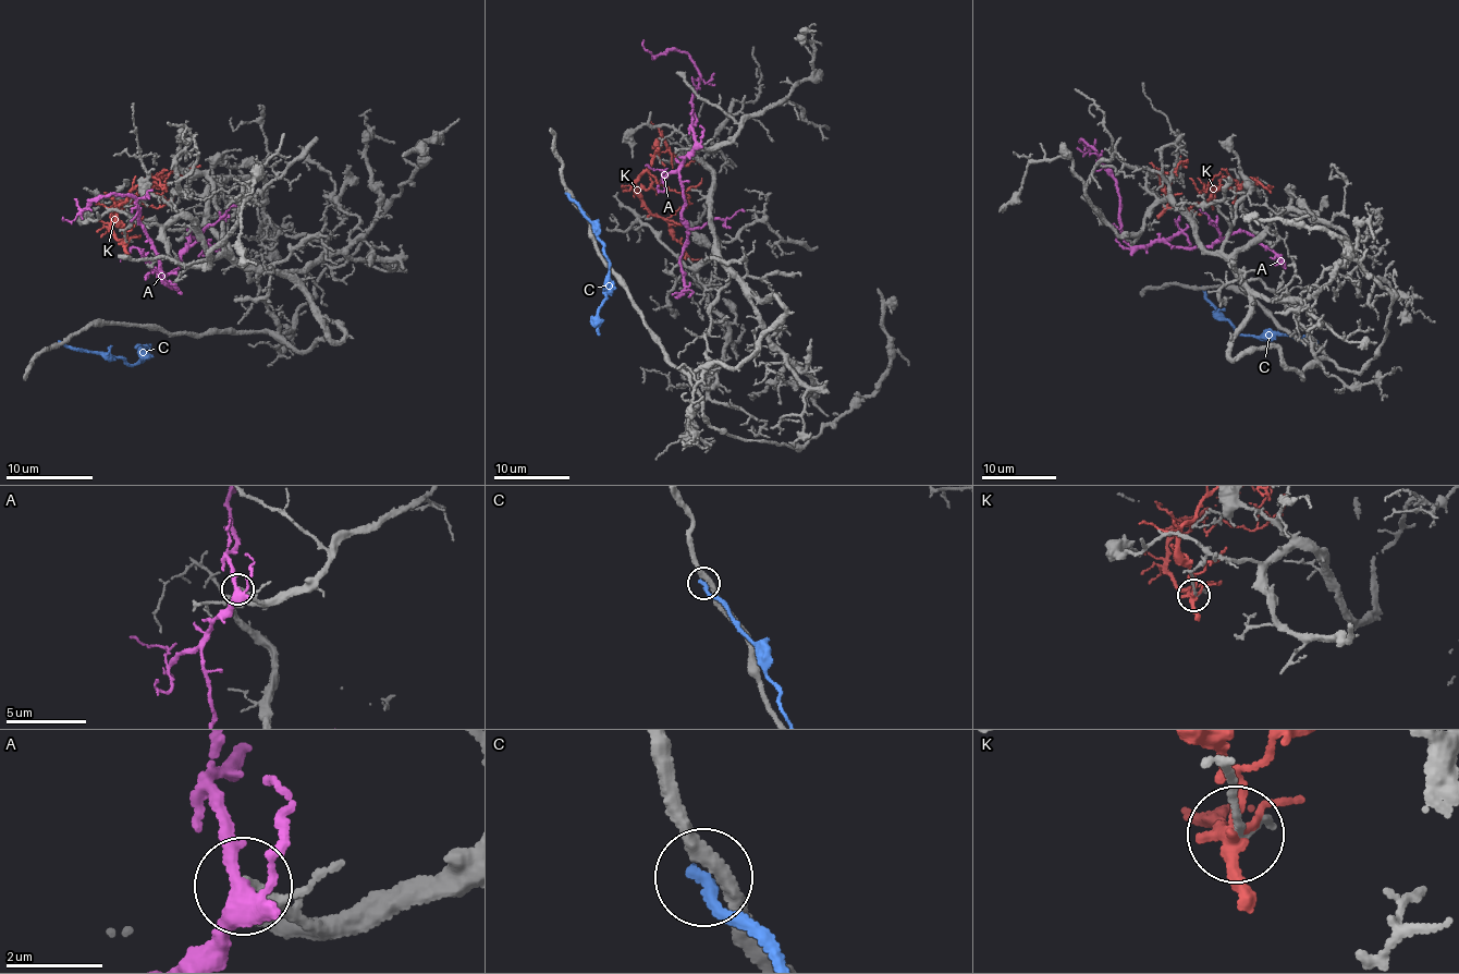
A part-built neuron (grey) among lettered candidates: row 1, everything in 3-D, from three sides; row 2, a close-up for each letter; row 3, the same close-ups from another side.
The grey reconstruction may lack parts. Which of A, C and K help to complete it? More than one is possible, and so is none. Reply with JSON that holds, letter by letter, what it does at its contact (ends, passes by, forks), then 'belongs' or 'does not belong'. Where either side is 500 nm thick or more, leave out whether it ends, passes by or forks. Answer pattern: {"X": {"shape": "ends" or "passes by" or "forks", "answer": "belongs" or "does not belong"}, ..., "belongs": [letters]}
{"A": {"shape": "forks", "answer": "does not belong"}, "C": {"shape": "ends", "answer": "does not belong"}, "K": {"shape": "forks", "answer": "does not belong"}, "belongs": []}

